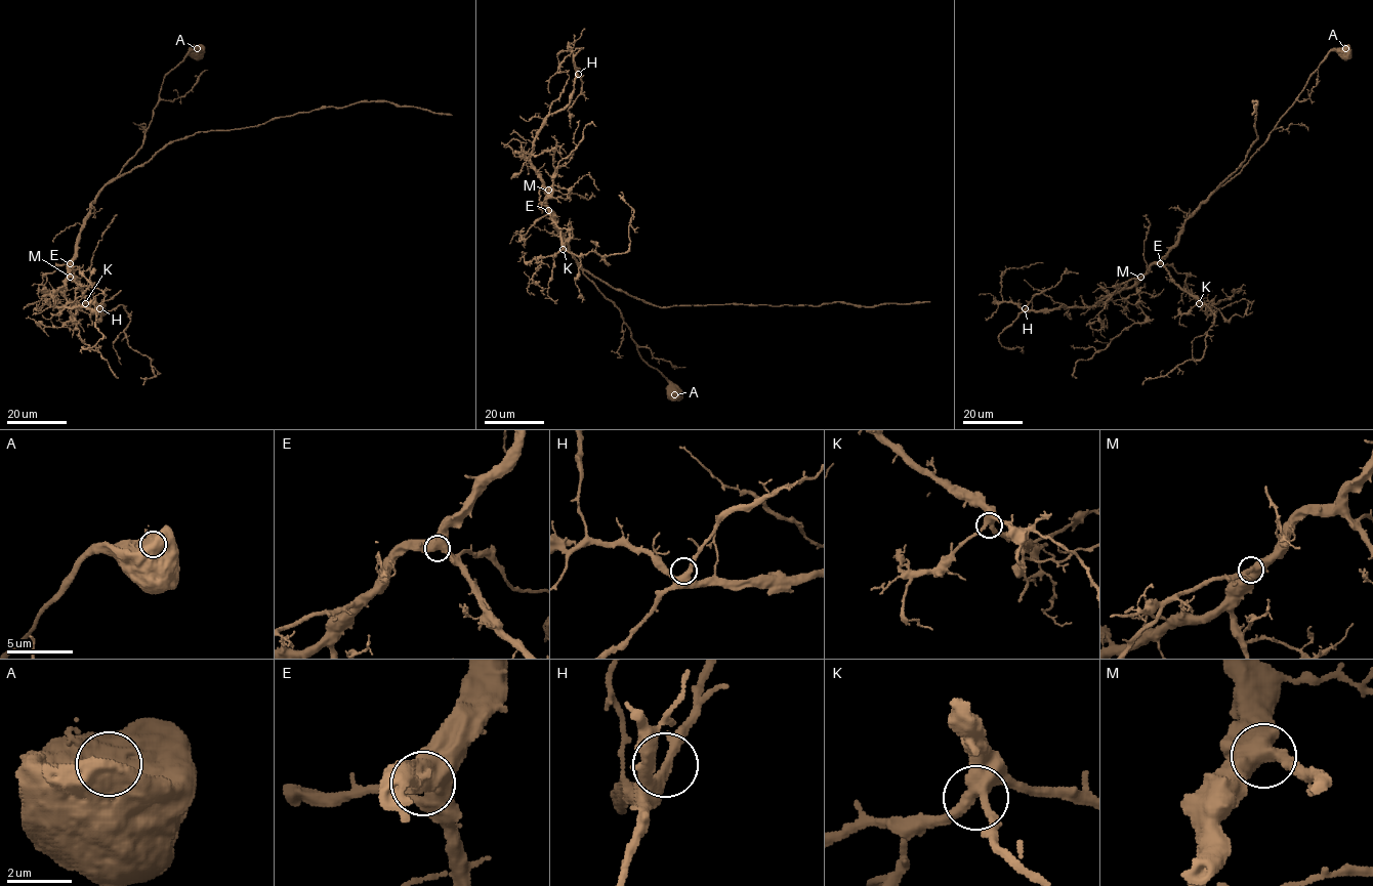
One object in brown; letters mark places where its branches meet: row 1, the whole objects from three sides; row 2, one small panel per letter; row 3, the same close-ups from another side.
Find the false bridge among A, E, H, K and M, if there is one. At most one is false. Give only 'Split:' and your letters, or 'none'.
Split: none

